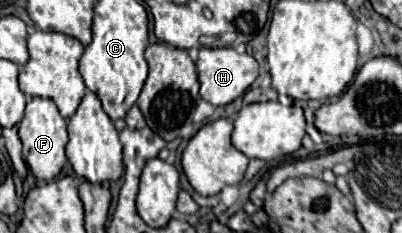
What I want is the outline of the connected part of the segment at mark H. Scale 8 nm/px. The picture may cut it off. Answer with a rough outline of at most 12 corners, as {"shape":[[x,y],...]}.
{"shape":[[199,48],[201,96],[225,106],[259,76],[235,48]]}

